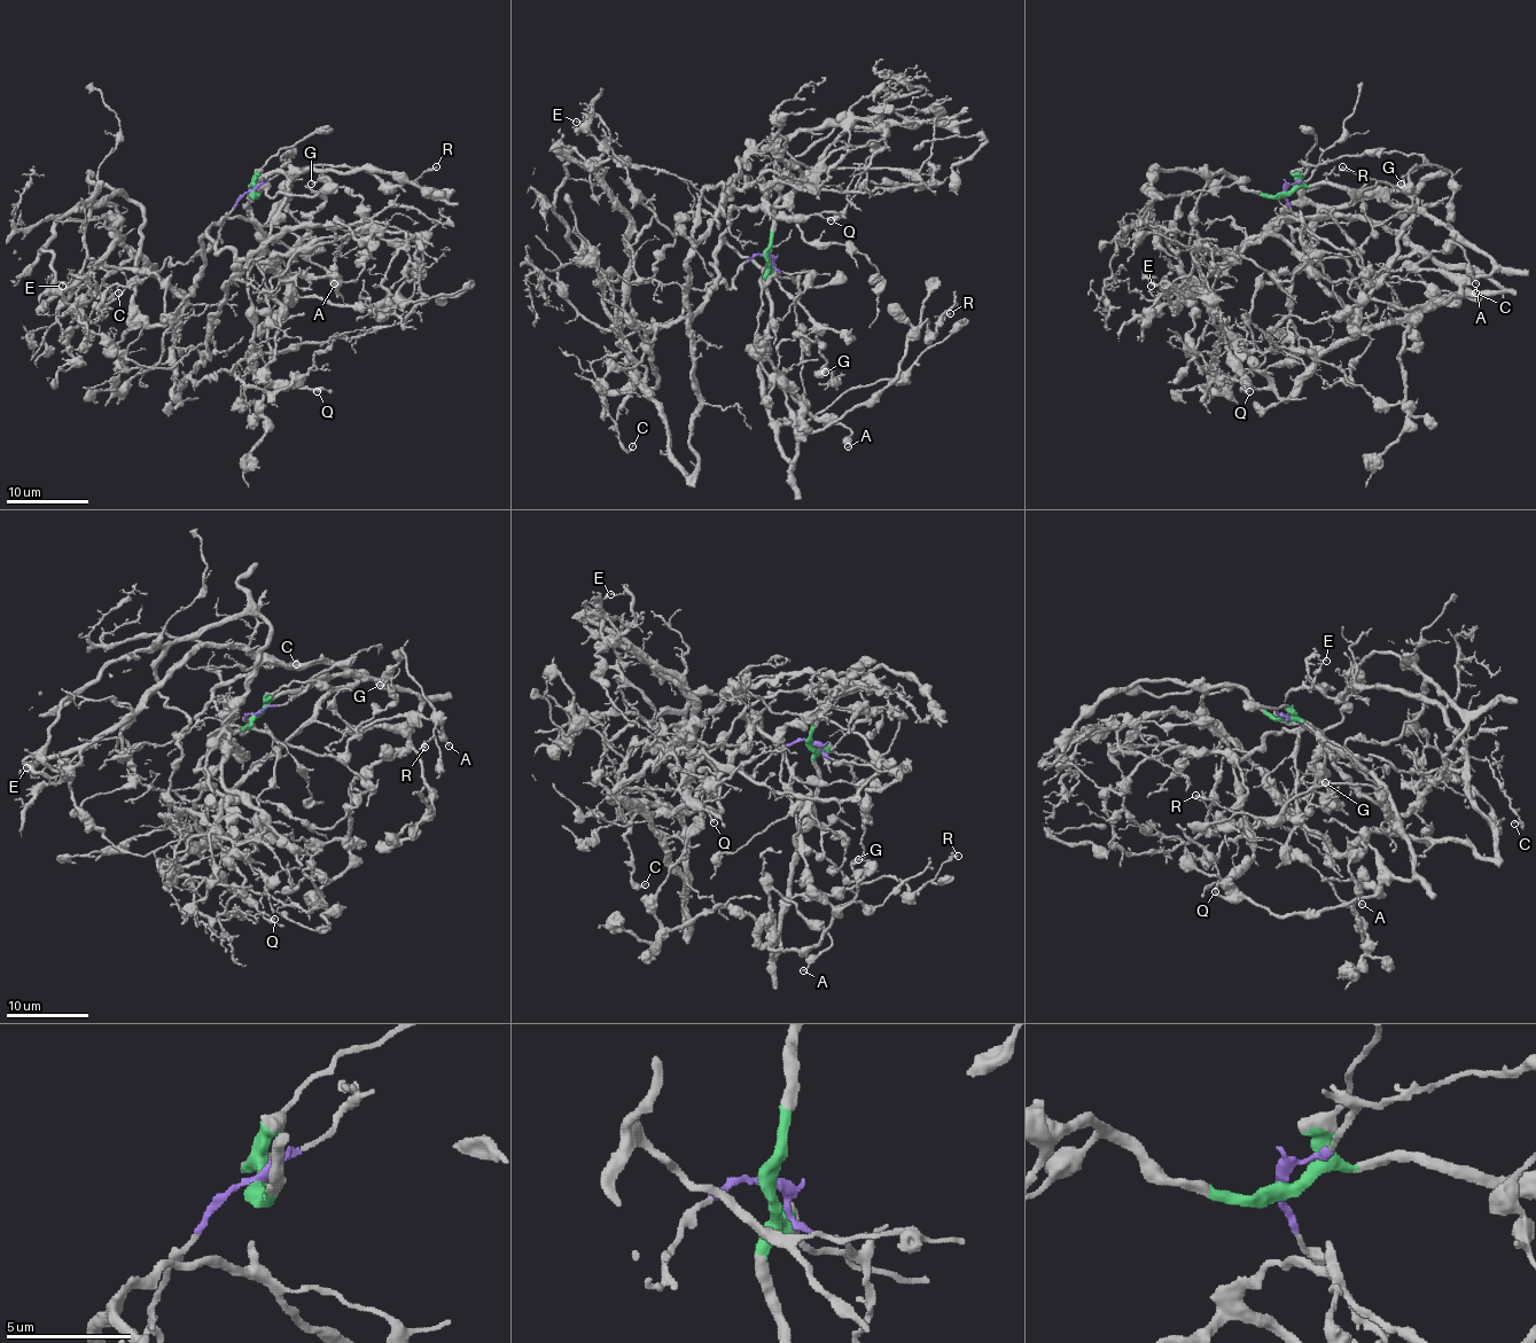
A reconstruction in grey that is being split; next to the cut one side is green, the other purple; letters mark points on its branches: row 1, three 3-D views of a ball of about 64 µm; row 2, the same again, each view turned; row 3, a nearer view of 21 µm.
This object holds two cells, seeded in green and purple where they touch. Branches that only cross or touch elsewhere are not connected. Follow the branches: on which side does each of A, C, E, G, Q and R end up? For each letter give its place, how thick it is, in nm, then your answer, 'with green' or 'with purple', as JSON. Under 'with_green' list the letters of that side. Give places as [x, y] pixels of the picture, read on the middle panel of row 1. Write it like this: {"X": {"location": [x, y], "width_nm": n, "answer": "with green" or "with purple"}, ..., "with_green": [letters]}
{"A": {"location": [848, 446], "width_nm": 140, "answer": "with green"}, "C": {"location": [632, 446], "width_nm": 130, "answer": "with purple"}, "E": {"location": [576, 122], "width_nm": 140, "answer": "with purple"}, "G": {"location": [825, 372], "width_nm": 150, "answer": "with purple"}, "Q": {"location": [831, 220], "width_nm": 190, "answer": "with green"}, "R": {"location": [950, 313], "width_nm": 220, "answer": "with green"}, "with_green": ["A", "Q", "R"]}

